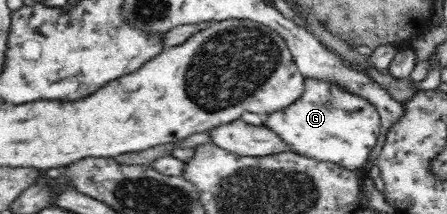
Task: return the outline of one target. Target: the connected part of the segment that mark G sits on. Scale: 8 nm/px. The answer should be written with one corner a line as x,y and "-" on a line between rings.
305,77
303,93
292,105
285,110
273,114
273,117
263,117
263,124
267,127
275,127
271,131
279,135
279,138
289,146
293,152
313,160
339,164
341,168
359,170
368,160
373,151
379,134
381,133
381,116
371,102
365,98
351,93
348,89
316,77

